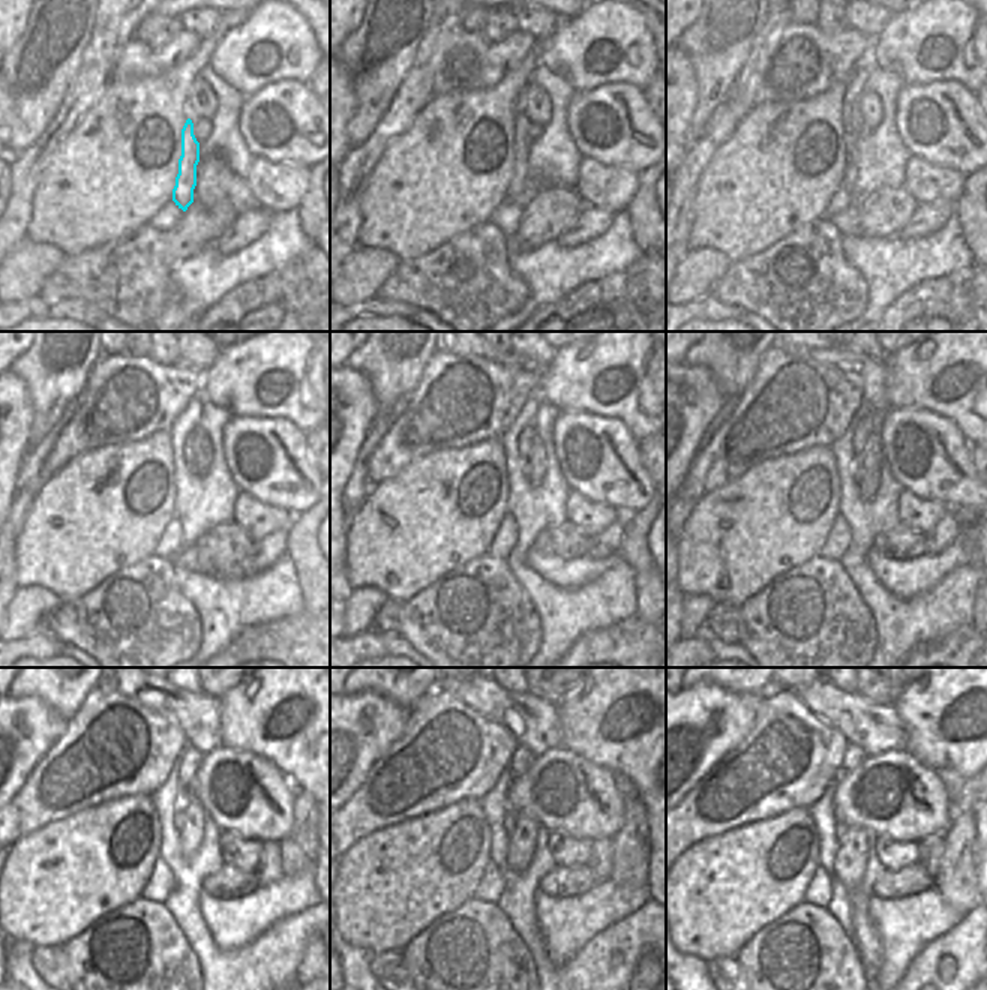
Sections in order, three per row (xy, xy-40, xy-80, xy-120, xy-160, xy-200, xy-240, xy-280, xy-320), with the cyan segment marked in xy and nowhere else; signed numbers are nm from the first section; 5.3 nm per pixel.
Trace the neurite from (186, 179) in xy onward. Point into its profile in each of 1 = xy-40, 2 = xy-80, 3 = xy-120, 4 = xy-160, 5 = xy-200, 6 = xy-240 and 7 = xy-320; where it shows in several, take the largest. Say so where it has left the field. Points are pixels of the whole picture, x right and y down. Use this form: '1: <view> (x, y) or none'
1: xy-40 (519, 185)
2: xy-80 (851, 134)
3: xy-120 (188, 446)
4: xy-160 (528, 434)
5: xy-200 (863, 431)
6: xy-240 (189, 759)
7: xy-320 (854, 755)

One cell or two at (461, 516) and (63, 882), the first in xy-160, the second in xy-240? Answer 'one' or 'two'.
one

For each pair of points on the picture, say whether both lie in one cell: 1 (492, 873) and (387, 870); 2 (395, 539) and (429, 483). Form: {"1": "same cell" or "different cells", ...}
{"1": "different cells", "2": "same cell"}

